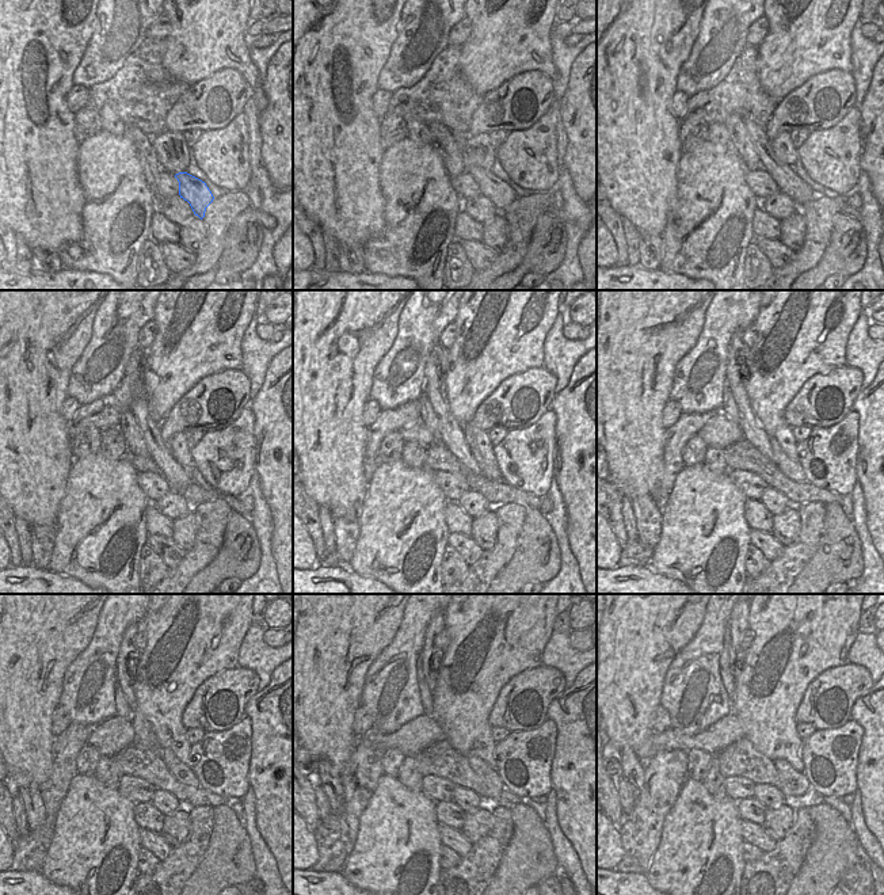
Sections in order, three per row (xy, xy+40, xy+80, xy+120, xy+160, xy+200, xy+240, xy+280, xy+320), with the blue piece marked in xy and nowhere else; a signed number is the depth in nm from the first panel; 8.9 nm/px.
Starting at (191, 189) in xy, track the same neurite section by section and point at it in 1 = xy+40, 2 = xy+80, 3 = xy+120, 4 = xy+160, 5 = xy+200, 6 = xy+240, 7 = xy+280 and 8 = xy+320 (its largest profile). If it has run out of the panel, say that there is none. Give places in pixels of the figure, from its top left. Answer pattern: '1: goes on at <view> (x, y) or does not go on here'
1: goes on at xy+40 (499, 193)
2: goes on at xy+80 (788, 182)
3: goes on at xy+120 (175, 475)
4: goes on at xy+160 (452, 434)
5: goes on at xy+200 (753, 430)
6: goes on at xy+240 (129, 657)
7: goes on at xy+280 (431, 657)
8: goes on at xy+320 (738, 623)

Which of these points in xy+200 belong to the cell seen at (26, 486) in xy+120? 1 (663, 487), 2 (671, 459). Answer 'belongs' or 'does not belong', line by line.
1: does not belong
2: does not belong

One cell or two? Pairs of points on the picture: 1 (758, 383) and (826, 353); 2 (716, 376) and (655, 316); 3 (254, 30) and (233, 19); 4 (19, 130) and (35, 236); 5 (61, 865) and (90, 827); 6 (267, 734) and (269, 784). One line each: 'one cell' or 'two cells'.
1: one cell
2: two cells
3: two cells
4: one cell
5: one cell
6: one cell

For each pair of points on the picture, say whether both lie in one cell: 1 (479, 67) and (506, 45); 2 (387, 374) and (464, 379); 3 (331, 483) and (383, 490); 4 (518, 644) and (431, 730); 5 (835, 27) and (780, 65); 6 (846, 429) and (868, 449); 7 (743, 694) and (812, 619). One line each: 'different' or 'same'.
1: same
2: different
3: different
4: different
5: same
6: different
7: same

